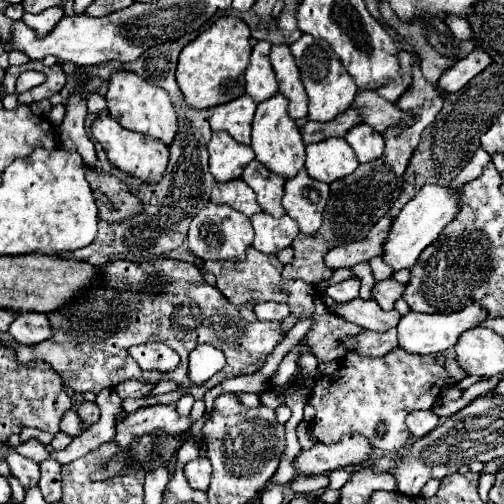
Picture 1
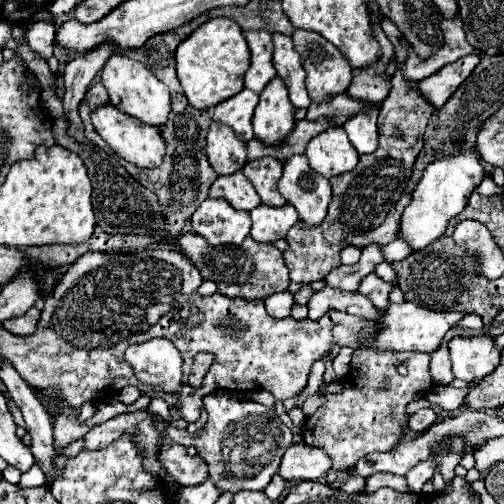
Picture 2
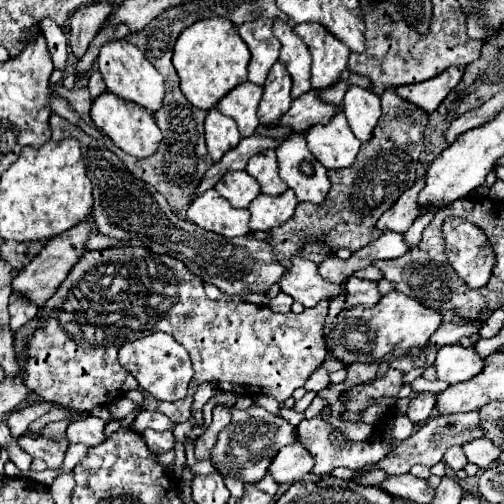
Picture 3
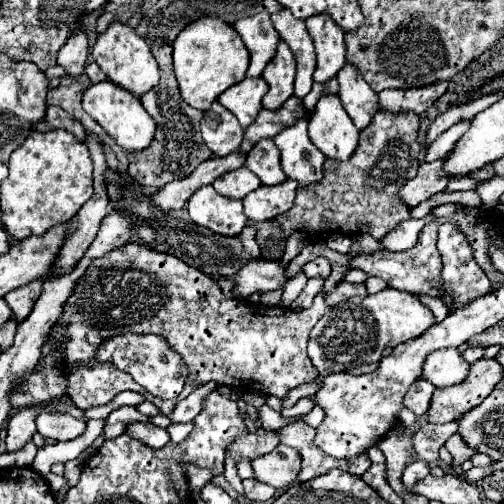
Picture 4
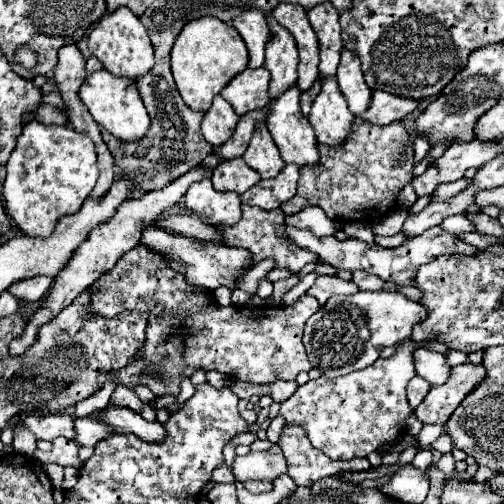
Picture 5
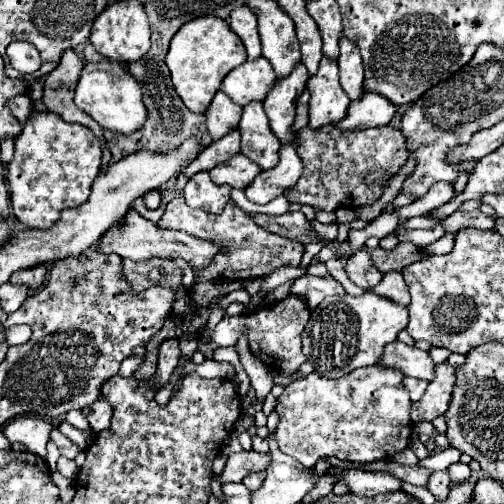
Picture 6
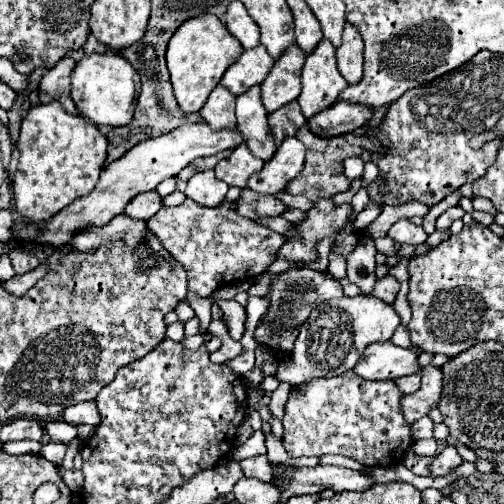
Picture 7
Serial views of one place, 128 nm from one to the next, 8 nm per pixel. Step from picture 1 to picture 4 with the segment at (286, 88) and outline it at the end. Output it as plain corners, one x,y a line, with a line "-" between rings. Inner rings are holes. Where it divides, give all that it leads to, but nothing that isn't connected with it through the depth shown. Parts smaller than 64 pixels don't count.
286,8
272,14
272,24
280,38
288,44
296,58
296,82
294,82
294,96
304,98
312,88
312,74
316,66
316,54
312,38
306,32
306,26
302,20
294,18
292,12

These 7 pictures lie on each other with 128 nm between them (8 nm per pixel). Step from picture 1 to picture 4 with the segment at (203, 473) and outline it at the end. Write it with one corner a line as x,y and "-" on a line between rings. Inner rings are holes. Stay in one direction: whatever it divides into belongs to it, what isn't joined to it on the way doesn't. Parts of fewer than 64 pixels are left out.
138,422
130,424
128,430
126,430
126,434
130,434
132,438
136,438
136,440
140,440
146,446
156,448
156,450
162,448
162,446
166,446
170,442
168,432
164,428
158,428
154,424
150,424
150,422
146,422
146,424
138,424

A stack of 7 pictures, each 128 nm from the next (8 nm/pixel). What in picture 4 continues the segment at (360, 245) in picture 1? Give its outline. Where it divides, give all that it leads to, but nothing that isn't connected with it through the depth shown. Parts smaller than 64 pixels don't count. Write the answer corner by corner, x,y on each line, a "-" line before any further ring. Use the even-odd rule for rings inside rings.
434,160
434,162
426,162
418,168
416,178
408,180
402,188
400,188
400,198
408,208
418,206
420,202
428,200
430,196
446,190
446,182
450,178
440,176
440,168
442,168
444,160

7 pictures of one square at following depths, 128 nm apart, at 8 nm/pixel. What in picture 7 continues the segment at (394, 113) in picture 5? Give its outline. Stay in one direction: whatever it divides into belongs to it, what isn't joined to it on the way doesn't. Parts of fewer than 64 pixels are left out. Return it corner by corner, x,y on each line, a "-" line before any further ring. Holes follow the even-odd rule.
340,100
332,108
308,120
308,124
314,134
328,138
328,136
340,136
340,134
366,126
372,114
374,114
372,106
362,106
362,104

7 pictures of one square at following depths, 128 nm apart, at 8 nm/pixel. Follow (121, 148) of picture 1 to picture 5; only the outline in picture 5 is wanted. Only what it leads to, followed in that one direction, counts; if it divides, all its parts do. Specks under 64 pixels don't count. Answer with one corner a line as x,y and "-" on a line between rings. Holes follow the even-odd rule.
108,70
88,74
84,86
80,88
80,100
100,126
104,126
112,136
116,136
122,142
136,142
150,128
150,118
140,100
136,84
126,78
112,76

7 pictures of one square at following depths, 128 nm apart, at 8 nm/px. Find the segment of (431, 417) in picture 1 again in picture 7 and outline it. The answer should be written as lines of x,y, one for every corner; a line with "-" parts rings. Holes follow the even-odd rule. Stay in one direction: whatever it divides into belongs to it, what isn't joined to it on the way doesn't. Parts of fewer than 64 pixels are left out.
412,374
412,376
402,376
396,380
396,386
404,392
404,394
412,394
416,390
420,390
420,374

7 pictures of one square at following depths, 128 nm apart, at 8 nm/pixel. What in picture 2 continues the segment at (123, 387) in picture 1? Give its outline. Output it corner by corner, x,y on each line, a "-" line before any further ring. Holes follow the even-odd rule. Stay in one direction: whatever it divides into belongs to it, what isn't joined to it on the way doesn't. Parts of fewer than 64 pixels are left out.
136,386
122,388
122,390
120,390
120,396
118,396
118,400
124,402
124,404
134,404
138,398
140,398
140,390
138,390

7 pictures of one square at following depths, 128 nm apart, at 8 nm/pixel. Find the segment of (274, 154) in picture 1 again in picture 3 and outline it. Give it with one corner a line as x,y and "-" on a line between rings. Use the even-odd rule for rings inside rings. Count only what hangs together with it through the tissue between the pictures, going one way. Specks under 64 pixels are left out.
276,62
264,84
264,94
262,94
260,108
258,108
260,126
274,128
276,120
280,120
280,116
284,116
288,112
288,108
292,104
290,84
292,82
290,82
288,70
284,68
284,64

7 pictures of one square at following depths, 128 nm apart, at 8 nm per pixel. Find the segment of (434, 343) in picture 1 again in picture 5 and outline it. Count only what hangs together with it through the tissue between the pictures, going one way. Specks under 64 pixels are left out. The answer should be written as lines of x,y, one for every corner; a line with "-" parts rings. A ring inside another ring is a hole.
398,290
358,292
352,296
332,296
326,306
316,312
304,328
304,346
314,368
326,378
338,378
368,368
380,358
382,348
396,346
410,338
412,328
424,320
428,312
418,302
408,300

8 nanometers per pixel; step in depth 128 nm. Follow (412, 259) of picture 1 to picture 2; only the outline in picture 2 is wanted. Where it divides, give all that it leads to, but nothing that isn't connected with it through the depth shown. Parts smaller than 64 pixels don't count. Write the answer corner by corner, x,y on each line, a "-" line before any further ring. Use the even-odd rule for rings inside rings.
474,150
432,162
424,170
424,176
420,178
418,186
412,192
410,204
402,212
400,238
410,246
412,252
426,248
430,242
440,238
446,232
448,222
466,208
472,190
482,180
484,180
484,168
480,166
480,154

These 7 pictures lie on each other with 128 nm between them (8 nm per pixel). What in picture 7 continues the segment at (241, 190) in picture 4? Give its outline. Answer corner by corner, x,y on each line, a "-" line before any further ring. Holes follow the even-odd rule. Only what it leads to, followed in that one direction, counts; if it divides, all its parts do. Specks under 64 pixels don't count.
244,144
236,146
232,150
232,154
226,160
220,160
218,166
214,168
216,178
224,180
228,186
238,186
244,188
246,180
254,174
260,172
264,166
264,162
256,156
250,154
248,148
244,148

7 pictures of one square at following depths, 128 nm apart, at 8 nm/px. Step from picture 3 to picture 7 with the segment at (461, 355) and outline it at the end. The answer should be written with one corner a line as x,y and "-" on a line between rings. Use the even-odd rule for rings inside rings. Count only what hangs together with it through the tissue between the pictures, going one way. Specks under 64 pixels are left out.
390,340
370,344
354,368
358,376
368,380
396,380
420,370
418,352
414,348
400,348

